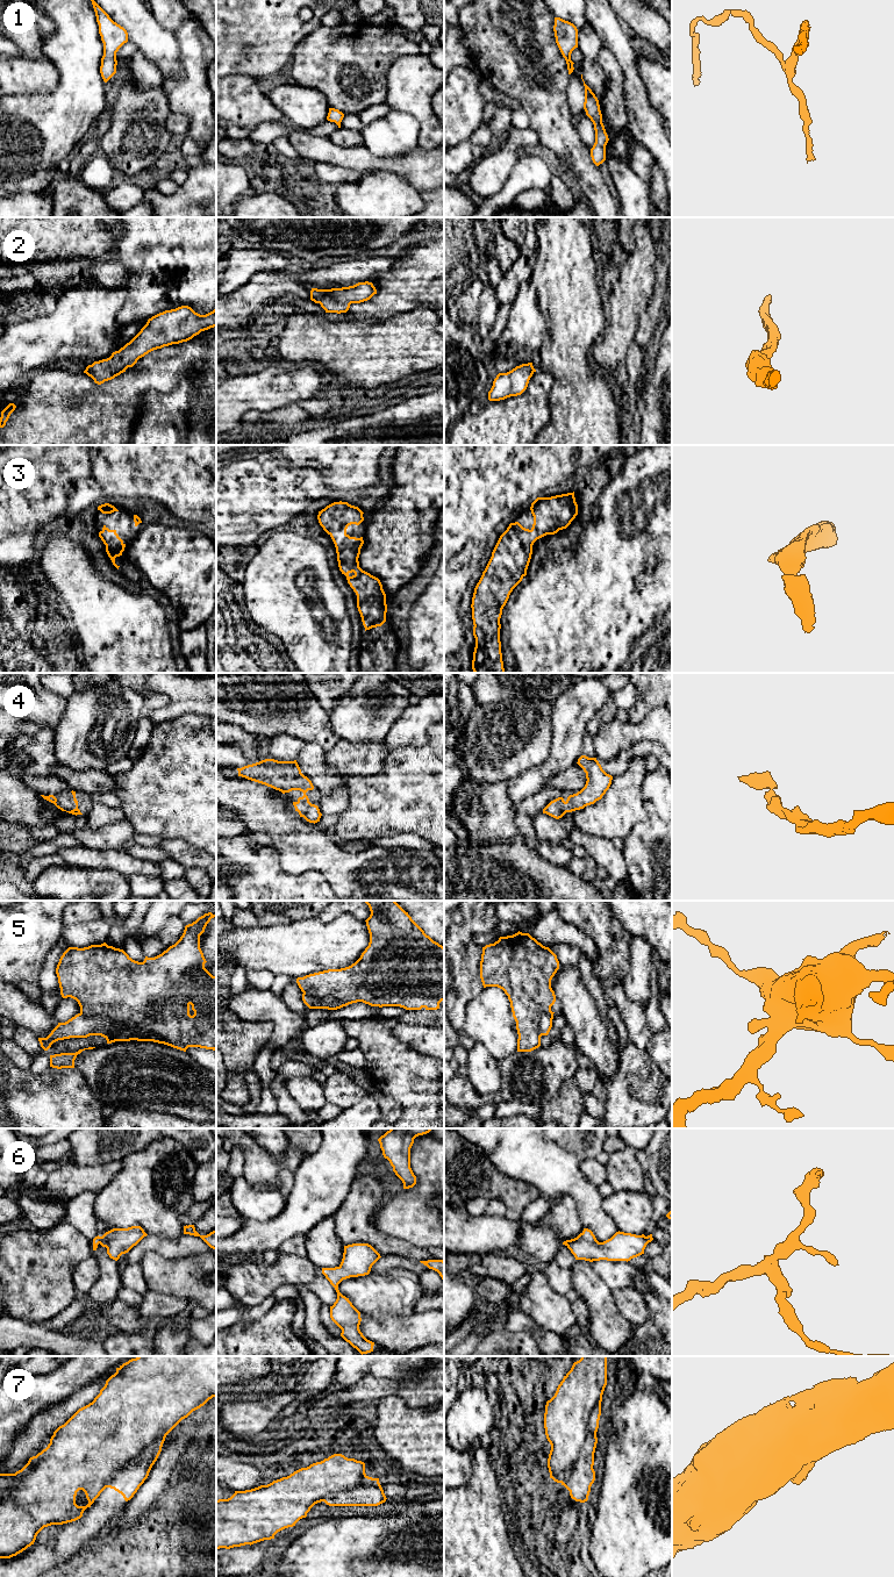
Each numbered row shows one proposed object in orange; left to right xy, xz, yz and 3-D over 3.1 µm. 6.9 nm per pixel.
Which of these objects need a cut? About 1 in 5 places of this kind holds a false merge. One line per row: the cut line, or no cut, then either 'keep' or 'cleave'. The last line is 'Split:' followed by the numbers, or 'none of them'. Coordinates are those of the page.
1: no cut; keep
2: no cut; keep
3: no cut; keep
4: no cut; keep
5: cut in xy along (80, 1012), (107, 1017), (119, 1026), (151, 1032), (161, 1043); cleave
6: no cut; keep
7: cut in yz along (600, 1404), (589, 1416), (585, 1442), (574, 1466), (560, 1482); cleave
Split: 5, 7

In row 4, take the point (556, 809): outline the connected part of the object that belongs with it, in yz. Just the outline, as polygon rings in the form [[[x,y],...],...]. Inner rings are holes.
[[[581,755],[577,762],[586,773],[586,784],[577,794],[570,795],[565,801],[558,797],[551,801],[544,809],[546,813],[556,819],[562,818],[566,812],[584,809],[601,800],[612,784],[613,776],[607,774],[596,758]]]

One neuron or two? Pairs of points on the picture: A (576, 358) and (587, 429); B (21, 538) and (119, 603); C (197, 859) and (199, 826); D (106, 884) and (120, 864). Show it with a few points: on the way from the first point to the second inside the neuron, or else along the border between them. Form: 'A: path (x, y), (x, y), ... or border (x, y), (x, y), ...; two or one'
A: path (576, 375), (576, 386), (583, 411); one
B: border (37, 553), (35, 560); two
C: border (172, 838), (185, 840), (204, 851); two
D: border (87, 867), (113, 869), (127, 877); two

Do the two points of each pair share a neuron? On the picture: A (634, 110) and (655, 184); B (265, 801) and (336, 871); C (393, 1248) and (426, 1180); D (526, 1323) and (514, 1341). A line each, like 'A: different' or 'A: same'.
A: different
B: same
C: different
D: different

